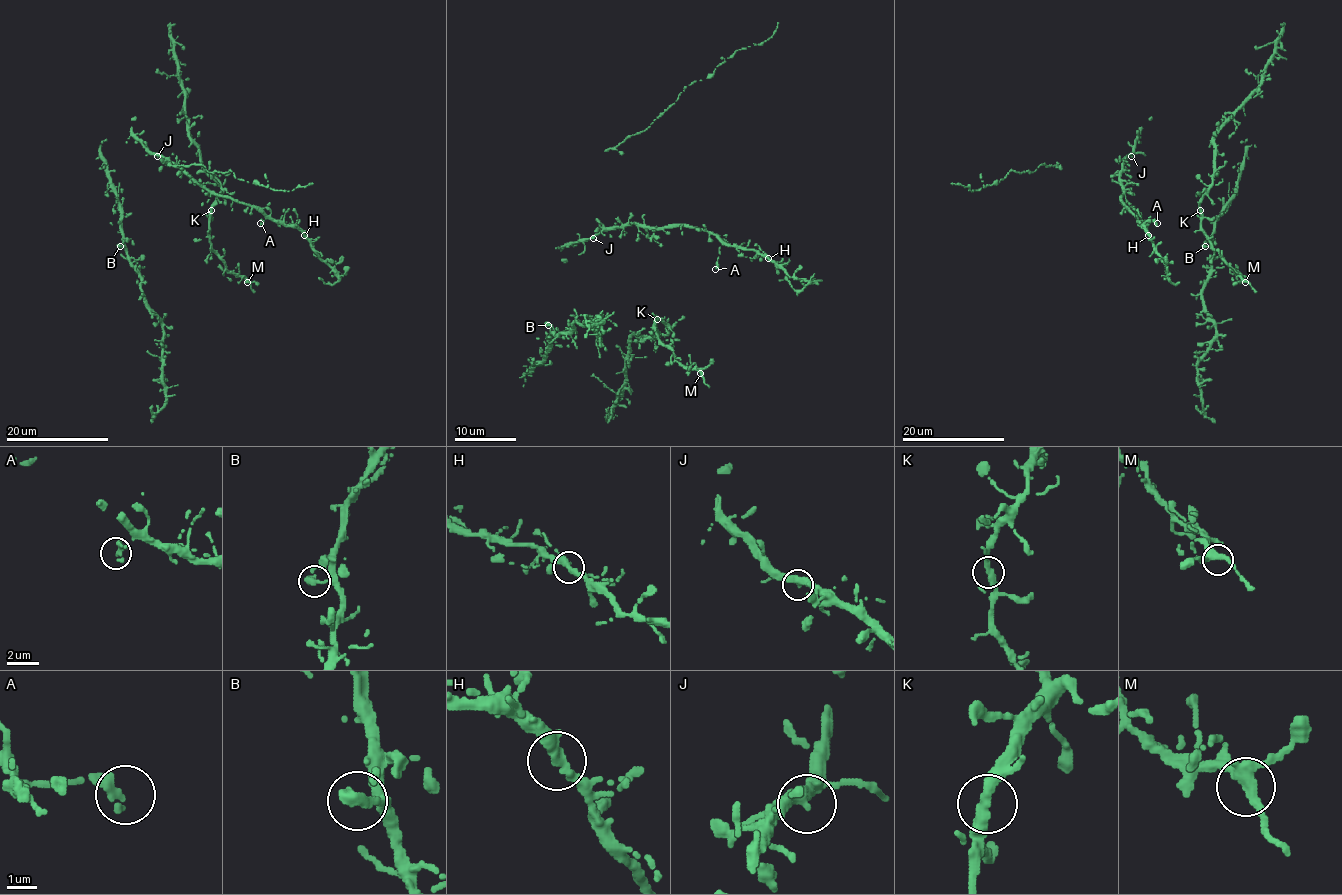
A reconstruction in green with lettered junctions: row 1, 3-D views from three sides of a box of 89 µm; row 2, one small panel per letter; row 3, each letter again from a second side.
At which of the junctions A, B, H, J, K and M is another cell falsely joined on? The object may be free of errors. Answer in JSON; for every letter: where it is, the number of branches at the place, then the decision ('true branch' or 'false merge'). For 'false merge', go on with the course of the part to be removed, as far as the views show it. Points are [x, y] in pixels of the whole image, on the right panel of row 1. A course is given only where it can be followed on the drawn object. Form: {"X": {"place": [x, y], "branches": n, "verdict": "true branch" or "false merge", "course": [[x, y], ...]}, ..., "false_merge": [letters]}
{"A": {"place": [1157, 223], "branches": 1, "verdict": "true branch"}, "B": {"place": [1205, 246], "branches": 1, "verdict": "true branch"}, "H": {"place": [1148, 235], "branches": 2, "verdict": "true branch"}, "J": {"place": [1131, 156], "branches": 2, "verdict": "true branch"}, "K": {"place": [1200, 210], "branches": 2, "verdict": "true branch"}, "M": {"place": [1245, 282], "branches": 3, "verdict": "true branch"}, "false_merge": []}

